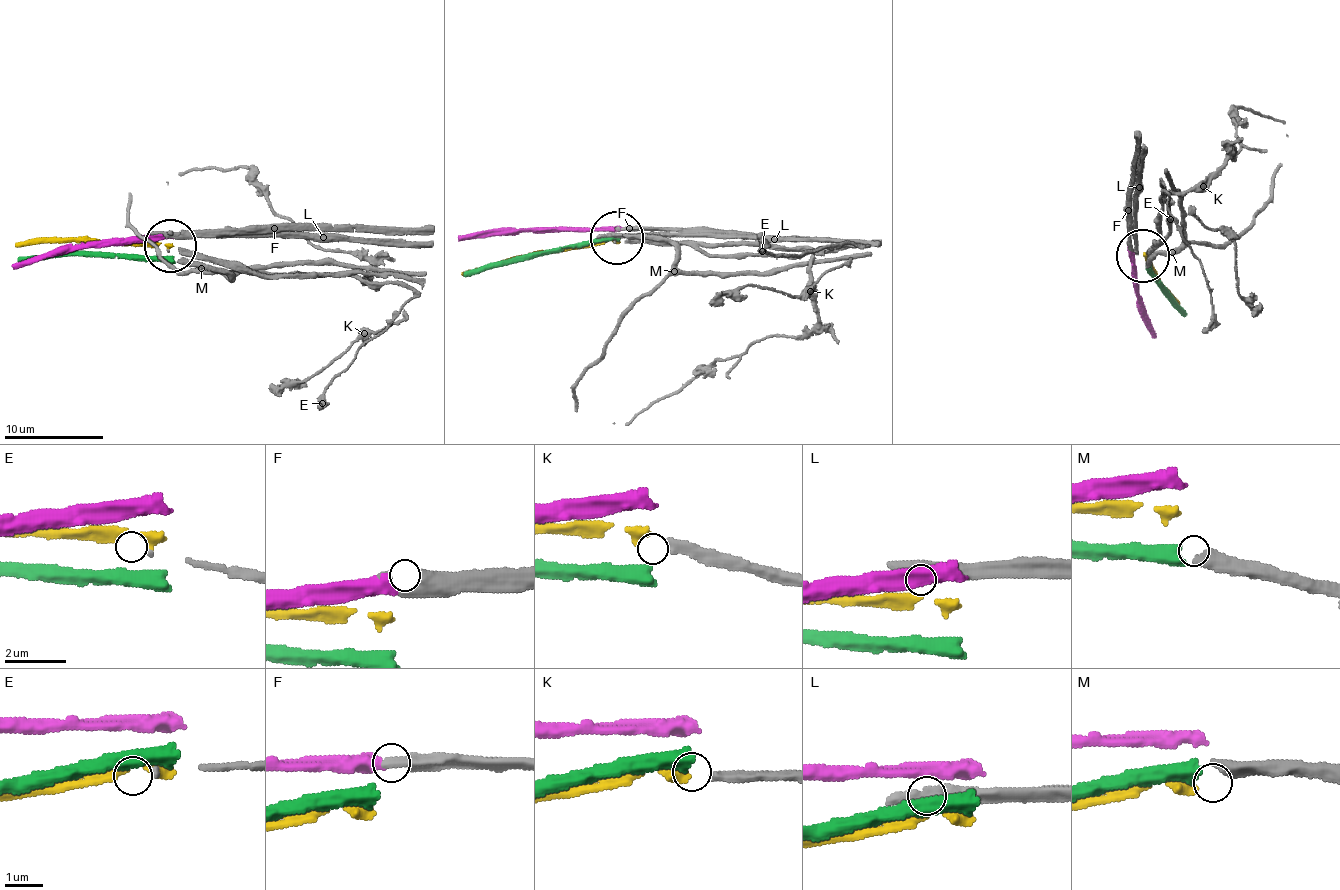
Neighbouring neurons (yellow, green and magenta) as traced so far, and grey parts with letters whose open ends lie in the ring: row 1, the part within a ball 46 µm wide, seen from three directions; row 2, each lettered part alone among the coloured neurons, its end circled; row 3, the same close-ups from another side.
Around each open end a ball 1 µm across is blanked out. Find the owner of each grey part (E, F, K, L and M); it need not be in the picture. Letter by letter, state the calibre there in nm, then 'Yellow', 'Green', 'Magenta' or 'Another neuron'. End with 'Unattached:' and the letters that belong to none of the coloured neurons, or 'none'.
E: Thickness 120 nm. Another neuron
F: Thickness 200 nm. Magenta
K: Thickness 280 nm. Yellow
L: Thickness 320 nm. Another neuron
M: Thickness 440 nm. Green
Unattached: E, L

